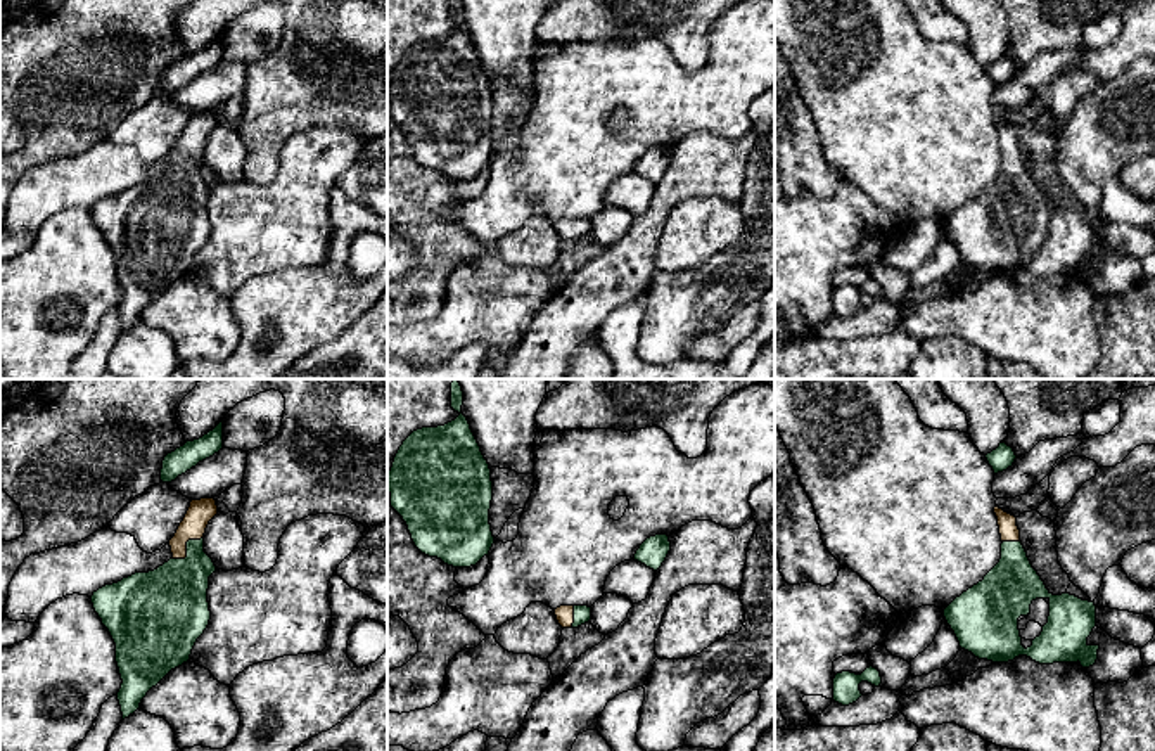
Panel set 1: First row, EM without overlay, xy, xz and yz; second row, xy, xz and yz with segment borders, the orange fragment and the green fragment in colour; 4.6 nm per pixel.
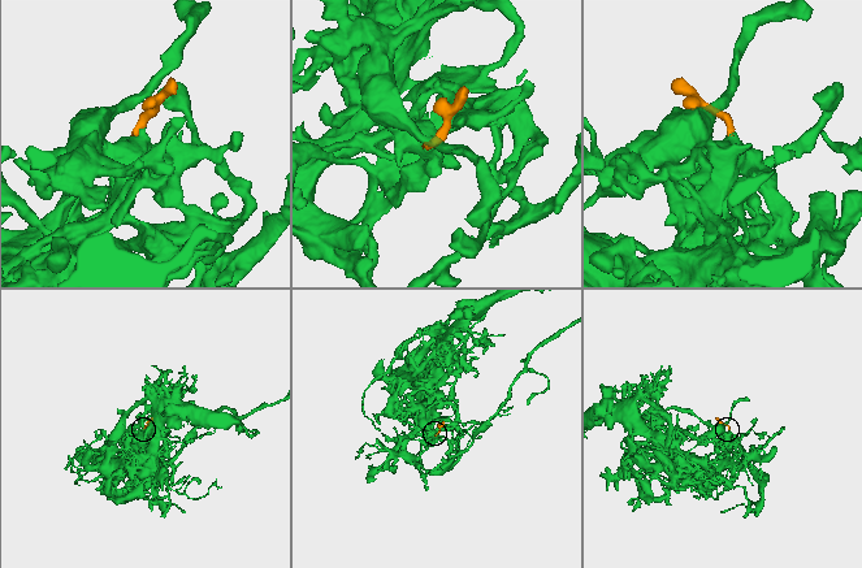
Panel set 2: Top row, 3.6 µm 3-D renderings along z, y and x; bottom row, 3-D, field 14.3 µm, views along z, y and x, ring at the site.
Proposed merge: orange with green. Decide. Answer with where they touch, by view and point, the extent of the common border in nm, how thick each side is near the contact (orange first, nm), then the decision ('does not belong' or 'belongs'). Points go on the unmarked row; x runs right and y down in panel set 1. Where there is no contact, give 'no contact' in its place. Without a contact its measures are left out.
xy (185, 161) | 190 nm | 120/340 nm | belongs

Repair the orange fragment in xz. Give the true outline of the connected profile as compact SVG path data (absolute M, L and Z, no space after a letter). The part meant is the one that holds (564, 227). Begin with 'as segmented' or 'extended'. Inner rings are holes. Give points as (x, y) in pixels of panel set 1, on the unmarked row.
extended; M560 218L555 221L555 228L562 241L578 241L591 232L591 220Z

